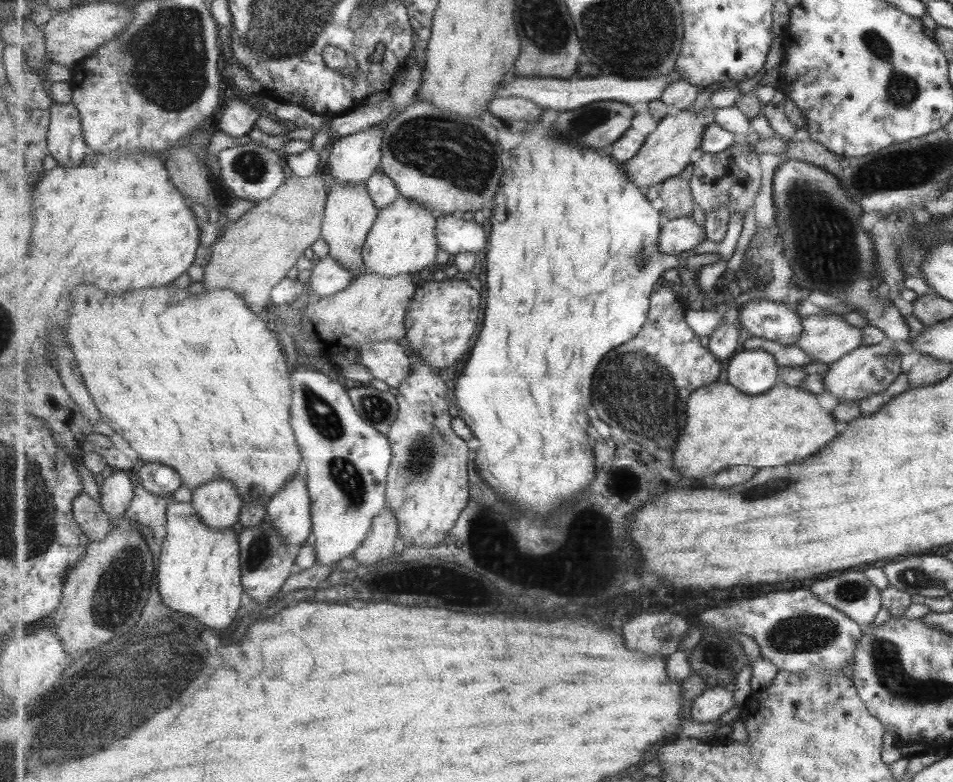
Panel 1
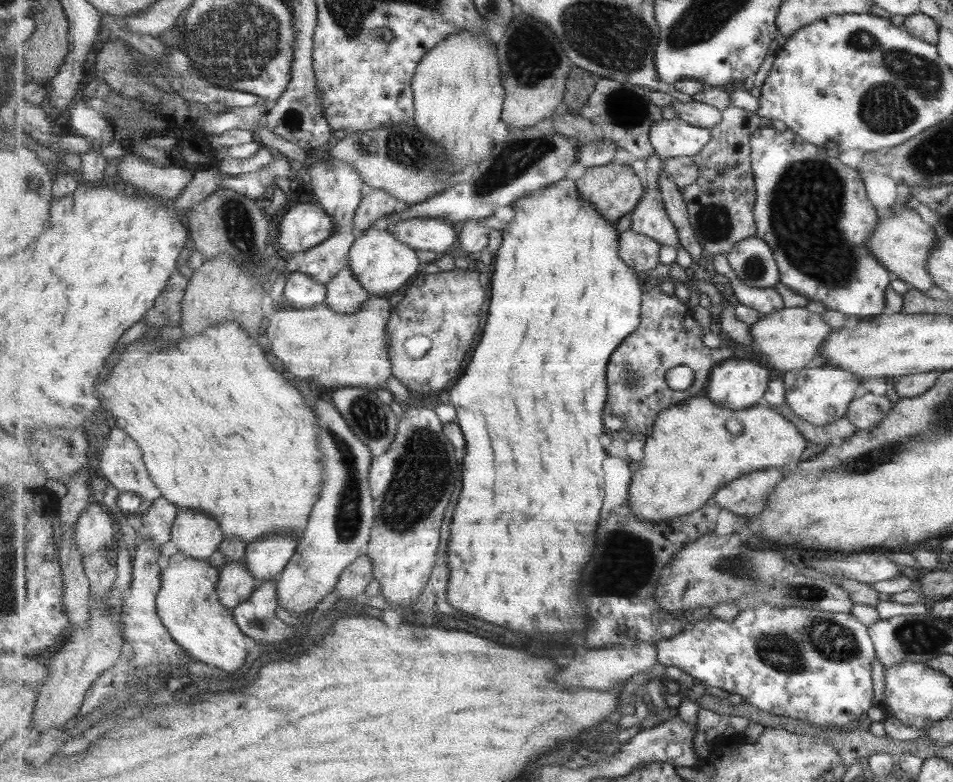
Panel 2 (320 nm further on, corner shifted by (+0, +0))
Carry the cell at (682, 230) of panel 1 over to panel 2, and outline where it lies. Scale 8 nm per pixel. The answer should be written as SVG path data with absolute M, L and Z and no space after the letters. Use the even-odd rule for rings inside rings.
M628 229L620 234L619 254L621 260L637 273L657 273L661 267L659 245L652 238Z

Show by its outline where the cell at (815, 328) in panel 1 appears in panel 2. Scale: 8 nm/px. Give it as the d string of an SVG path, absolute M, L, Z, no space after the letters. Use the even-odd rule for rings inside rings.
M807 306L787 307L751 325L752 344L755 350L766 356L774 369L786 373L805 368L811 362L817 363L822 342L829 336L830 330L831 328L821 321L820 314L811 312Z

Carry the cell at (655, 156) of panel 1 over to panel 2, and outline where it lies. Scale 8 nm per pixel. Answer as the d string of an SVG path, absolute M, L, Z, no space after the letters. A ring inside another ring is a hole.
M626 162L588 168L576 182L582 199L590 202L607 220L615 223L621 220L625 214L633 212L637 202L643 198L645 193L641 178L631 169L630 163Z

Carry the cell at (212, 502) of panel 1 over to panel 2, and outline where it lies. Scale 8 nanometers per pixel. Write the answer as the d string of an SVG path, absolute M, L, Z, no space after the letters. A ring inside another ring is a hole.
M181 508L176 519L170 541L191 558L208 560L226 539L219 522L204 512Z

